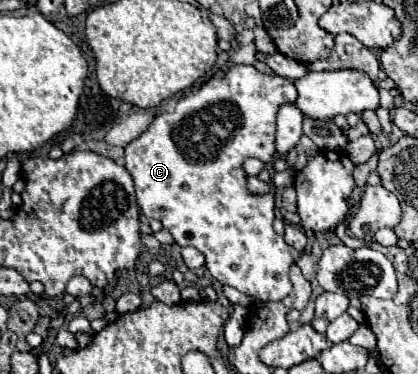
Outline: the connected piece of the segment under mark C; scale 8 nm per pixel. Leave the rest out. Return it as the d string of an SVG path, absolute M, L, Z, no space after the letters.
M231 66L231 70L221 76L221 78L211 78L207 80L197 92L191 92L187 96L183 96L175 110L173 112L163 112L159 114L151 124L149 128L137 136L133 142L127 144L125 148L125 168L127 172L131 174L133 182L135 182L135 194L137 194L137 204L139 204L139 210L143 216L147 218L157 218L163 228L173 236L173 240L179 244L179 246L193 246L197 248L203 256L205 256L205 266L207 270L211 272L211 276L215 280L219 280L221 284L227 284L227 286L233 286L237 288L239 292L255 298L255 300L261 300L261 302L269 302L269 300L283 300L289 292L291 292L291 280L289 280L289 268L291 264L299 258L299 252L289 246L283 236L279 236L275 230L273 230L273 220L275 220L275 208L276 197L275 192L270 191L263 196L259 194L251 194L247 190L247 176L245 176L245 170L243 170L243 162L245 158L253 156L253 158L259 158L263 160L265 164L271 164L275 160L275 116L277 116L277 110L283 106L283 104L293 104L297 100L297 90L293 86L291 80L287 78L281 78L281 76L267 76L267 74L261 74L259 70L255 70L255 66Z

